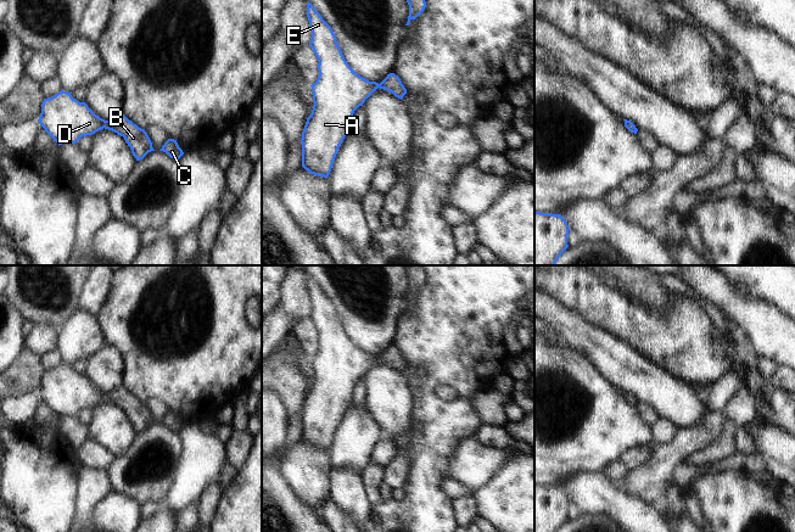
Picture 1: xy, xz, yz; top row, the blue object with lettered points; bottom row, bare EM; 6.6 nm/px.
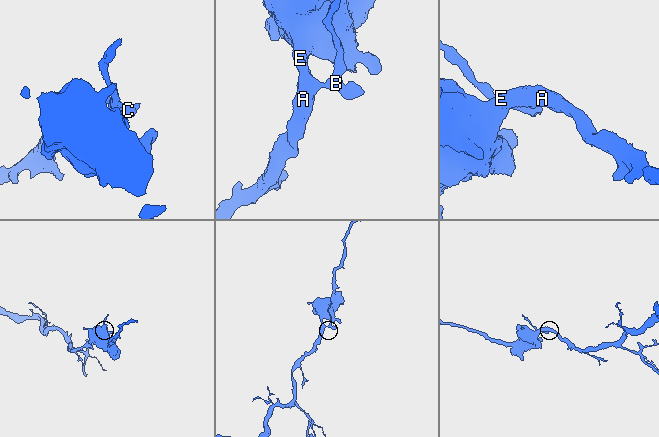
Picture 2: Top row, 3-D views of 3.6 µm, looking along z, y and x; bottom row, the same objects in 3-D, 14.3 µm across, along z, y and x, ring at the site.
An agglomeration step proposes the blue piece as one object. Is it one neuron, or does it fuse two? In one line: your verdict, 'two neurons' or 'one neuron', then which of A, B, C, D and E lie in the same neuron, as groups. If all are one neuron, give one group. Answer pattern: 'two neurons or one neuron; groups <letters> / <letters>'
one neuron; groups A B C D E

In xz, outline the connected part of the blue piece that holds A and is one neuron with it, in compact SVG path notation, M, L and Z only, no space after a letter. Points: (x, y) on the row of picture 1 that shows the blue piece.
M307 2L312 30L309 46L318 58L319 75L312 84L313 110L302 131L302 167L310 174L327 178L337 150L351 131L354 111L377 89L403 99L407 89L394 73L379 84L358 75L345 60L331 27Z

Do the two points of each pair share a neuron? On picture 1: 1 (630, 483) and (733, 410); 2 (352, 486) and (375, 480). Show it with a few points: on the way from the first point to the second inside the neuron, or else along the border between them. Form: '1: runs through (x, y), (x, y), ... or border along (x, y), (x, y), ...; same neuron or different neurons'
1: runs through (655, 472), (688, 441), (703, 436), (707, 431); same neuron
2: border along (360, 471), (369, 511); different neurons

